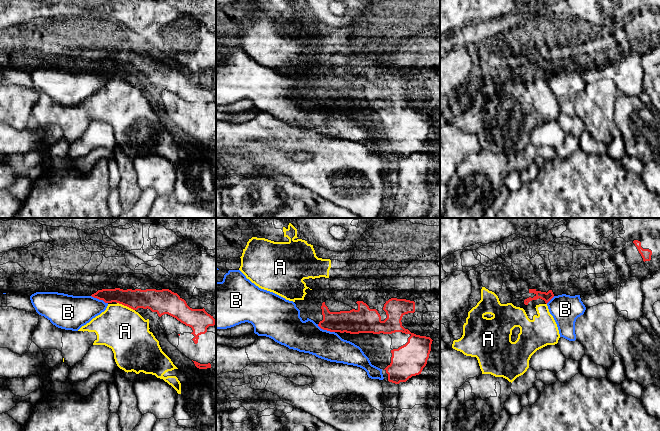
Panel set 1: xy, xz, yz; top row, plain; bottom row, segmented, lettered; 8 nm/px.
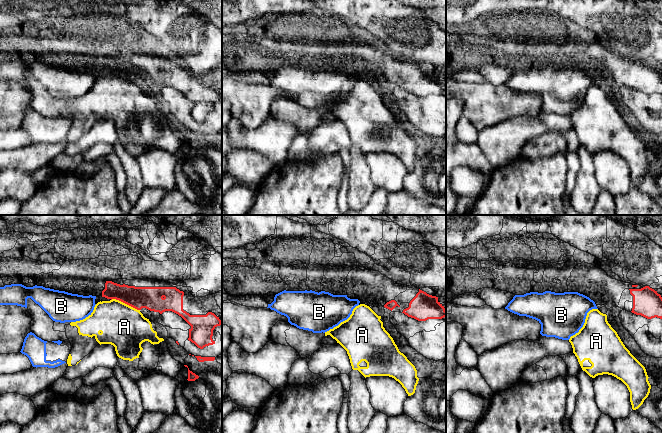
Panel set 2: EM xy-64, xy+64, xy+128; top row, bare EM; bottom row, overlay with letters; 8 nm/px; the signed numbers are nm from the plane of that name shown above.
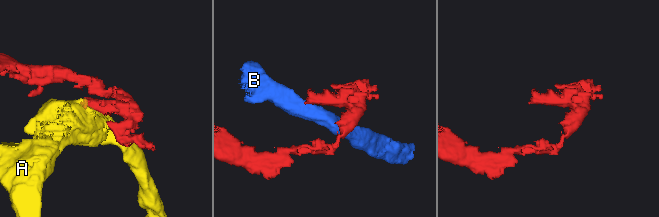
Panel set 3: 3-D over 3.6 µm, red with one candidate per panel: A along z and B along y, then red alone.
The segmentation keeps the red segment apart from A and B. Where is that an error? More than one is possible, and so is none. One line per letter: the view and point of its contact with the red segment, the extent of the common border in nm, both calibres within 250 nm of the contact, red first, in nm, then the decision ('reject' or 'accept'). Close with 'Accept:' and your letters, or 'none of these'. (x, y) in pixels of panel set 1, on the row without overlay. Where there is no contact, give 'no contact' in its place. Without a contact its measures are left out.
A: meets red in xy at (126, 81); contact 160 nm long; 180 nm thick on the red side, 360 nm on the other; reject
B: meets red in xz at (326, 105); contact 160 nm long; 190 nm thick on the red side, 260 nm on the other; reject
Accept: none of these

